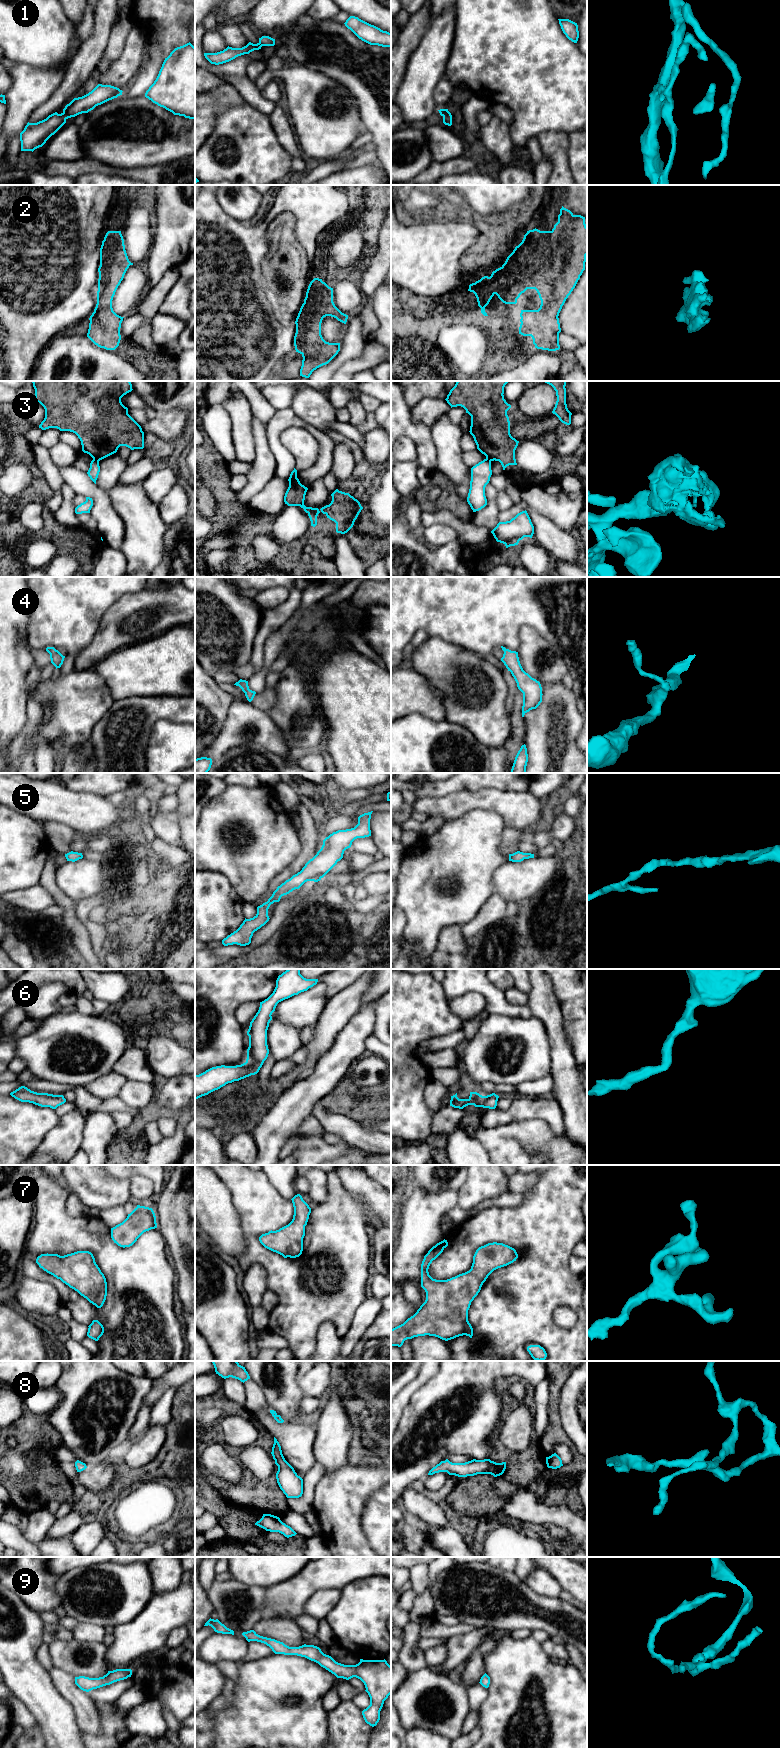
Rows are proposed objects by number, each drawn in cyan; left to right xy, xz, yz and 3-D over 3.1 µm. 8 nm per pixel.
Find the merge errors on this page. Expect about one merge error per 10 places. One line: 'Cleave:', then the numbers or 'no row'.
Cleave: 3

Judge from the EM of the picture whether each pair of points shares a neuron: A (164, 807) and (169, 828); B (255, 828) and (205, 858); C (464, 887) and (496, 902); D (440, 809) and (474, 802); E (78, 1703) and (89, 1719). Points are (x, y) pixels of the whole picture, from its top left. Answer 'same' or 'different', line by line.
A: different
B: same
C: different
D: same
E: same

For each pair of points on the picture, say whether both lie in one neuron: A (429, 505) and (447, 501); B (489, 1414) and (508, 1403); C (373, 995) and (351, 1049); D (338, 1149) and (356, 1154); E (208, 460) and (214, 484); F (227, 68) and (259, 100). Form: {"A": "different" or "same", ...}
{"A": "same", "B": "different", "C": "same", "D": "different", "E": "same", "F": "same"}

